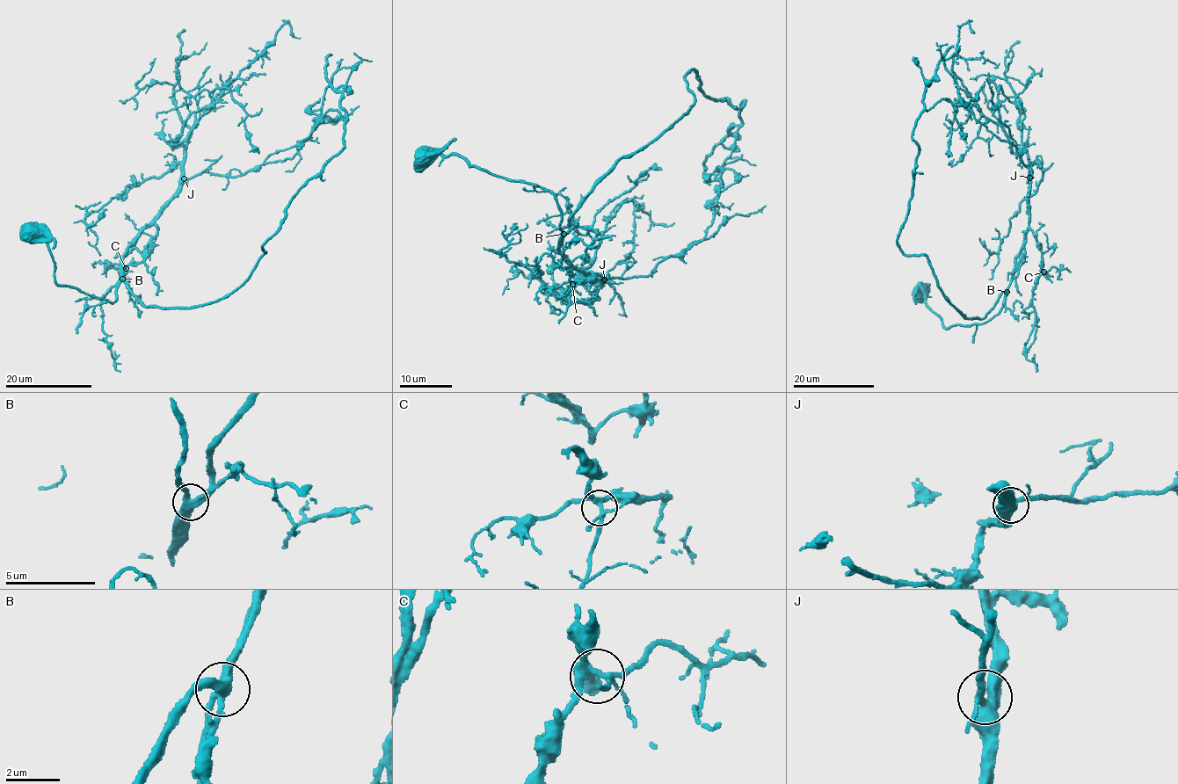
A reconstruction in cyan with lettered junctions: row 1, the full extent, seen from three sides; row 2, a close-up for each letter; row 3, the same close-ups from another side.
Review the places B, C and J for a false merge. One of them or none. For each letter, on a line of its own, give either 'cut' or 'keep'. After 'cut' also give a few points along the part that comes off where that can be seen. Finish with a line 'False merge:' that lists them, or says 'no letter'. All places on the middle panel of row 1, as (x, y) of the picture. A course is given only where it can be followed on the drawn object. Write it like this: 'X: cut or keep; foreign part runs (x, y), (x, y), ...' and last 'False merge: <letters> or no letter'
B: keep
C: keep
J: keep
False merge: no letter

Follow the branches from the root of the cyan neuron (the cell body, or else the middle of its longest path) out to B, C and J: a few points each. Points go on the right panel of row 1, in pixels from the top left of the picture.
B: (919, 293), (915, 292), (921, 287), (925, 303), (948, 329), (990, 320), (1007, 292)
C: (919, 293), (915, 292), (921, 287), (925, 303), (946, 328), (990, 320), (1004, 305), (1028, 228), (1043, 272)
J: (919, 293), (921, 287), (925, 303), (948, 329), (985, 323), (999, 312), (1028, 228), (1029, 177)

